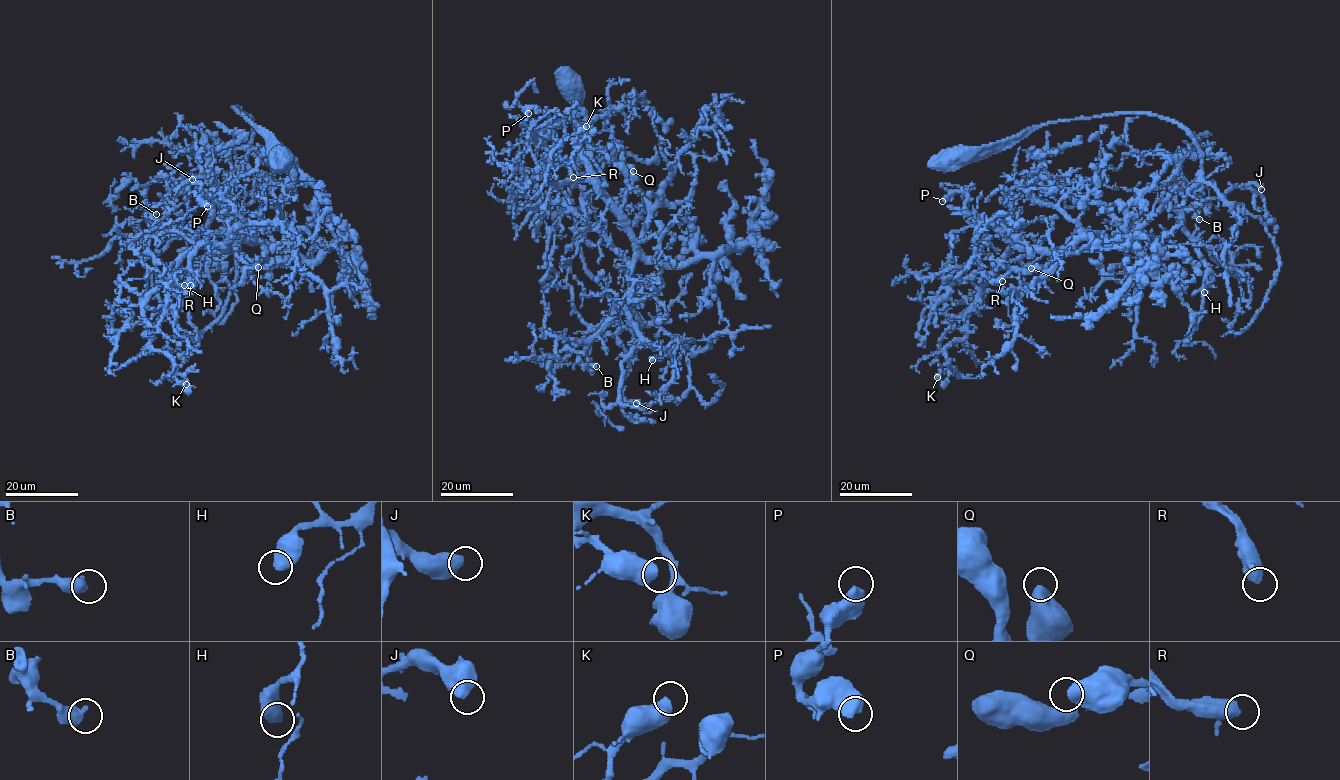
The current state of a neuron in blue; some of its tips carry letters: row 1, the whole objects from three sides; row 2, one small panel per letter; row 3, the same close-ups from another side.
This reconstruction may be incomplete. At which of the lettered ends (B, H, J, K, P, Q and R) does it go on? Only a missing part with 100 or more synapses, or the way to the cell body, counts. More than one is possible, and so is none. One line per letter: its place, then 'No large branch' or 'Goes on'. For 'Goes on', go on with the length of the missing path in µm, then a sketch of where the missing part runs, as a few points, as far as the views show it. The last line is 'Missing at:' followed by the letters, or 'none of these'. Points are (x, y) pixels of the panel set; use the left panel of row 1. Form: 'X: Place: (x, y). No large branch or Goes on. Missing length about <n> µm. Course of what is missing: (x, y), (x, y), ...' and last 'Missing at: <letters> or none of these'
B: Place: (156, 214). No large branch
H: Place: (184, 285). No large branch
J: Place: (192, 179). No large branch
K: Place: (186, 384). No large branch
P: Place: (207, 206). No large branch
Q: Place: (258, 267). No large branch
R: Place: (190, 285). Goes on. Missing length about 35 µm. Course of what is missing: (190, 285), (185, 278), (173, 297), (165, 300), (151, 314), (152, 338)
Missing at: R

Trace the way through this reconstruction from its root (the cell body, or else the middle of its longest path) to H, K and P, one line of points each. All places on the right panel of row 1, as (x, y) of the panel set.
H: (958, 157), (1071, 119), (1170, 120), (1193, 139), (1201, 168), (1162, 207), (1178, 214), (1212, 273), (1204, 292)
K: (958, 157), (1014, 144), (1044, 125), (1156, 114), (1186, 130), (1201, 168), (1118, 243), (1009, 243), (937, 377)
P: (958, 157), (1156, 114), (1201, 168), (1095, 247), (1026, 248), (968, 216), (967, 191), (942, 201)

